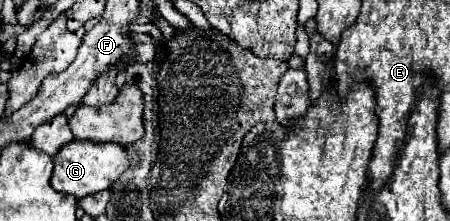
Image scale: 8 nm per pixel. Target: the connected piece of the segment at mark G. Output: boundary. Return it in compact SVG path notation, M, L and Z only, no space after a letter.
M72 140L54 156L54 174L50 180L50 186L56 192L66 192L76 198L84 198L88 194L102 192L120 178L120 174L128 168L128 156L124 154L124 148L116 142L108 144L94 144L84 140Z

